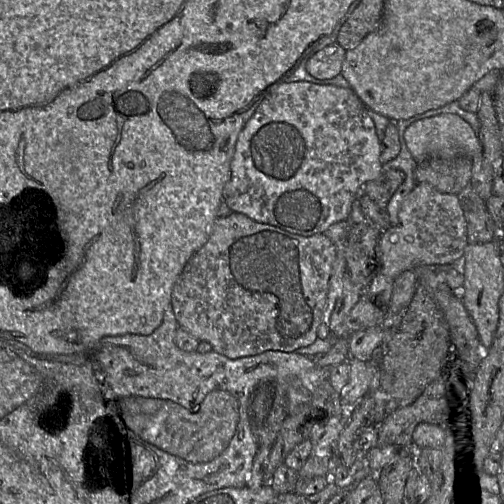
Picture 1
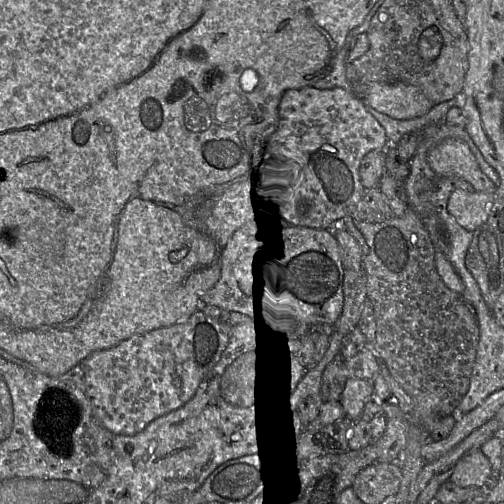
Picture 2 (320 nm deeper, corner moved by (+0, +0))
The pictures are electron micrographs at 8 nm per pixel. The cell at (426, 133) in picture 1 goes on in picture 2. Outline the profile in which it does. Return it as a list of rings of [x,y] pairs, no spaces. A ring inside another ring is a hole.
[[[448,138],[427,154],[427,162],[430,168],[441,178],[458,177],[469,182],[476,191],[493,192],[496,189],[494,182],[480,169],[475,156],[469,146],[460,139]]]

